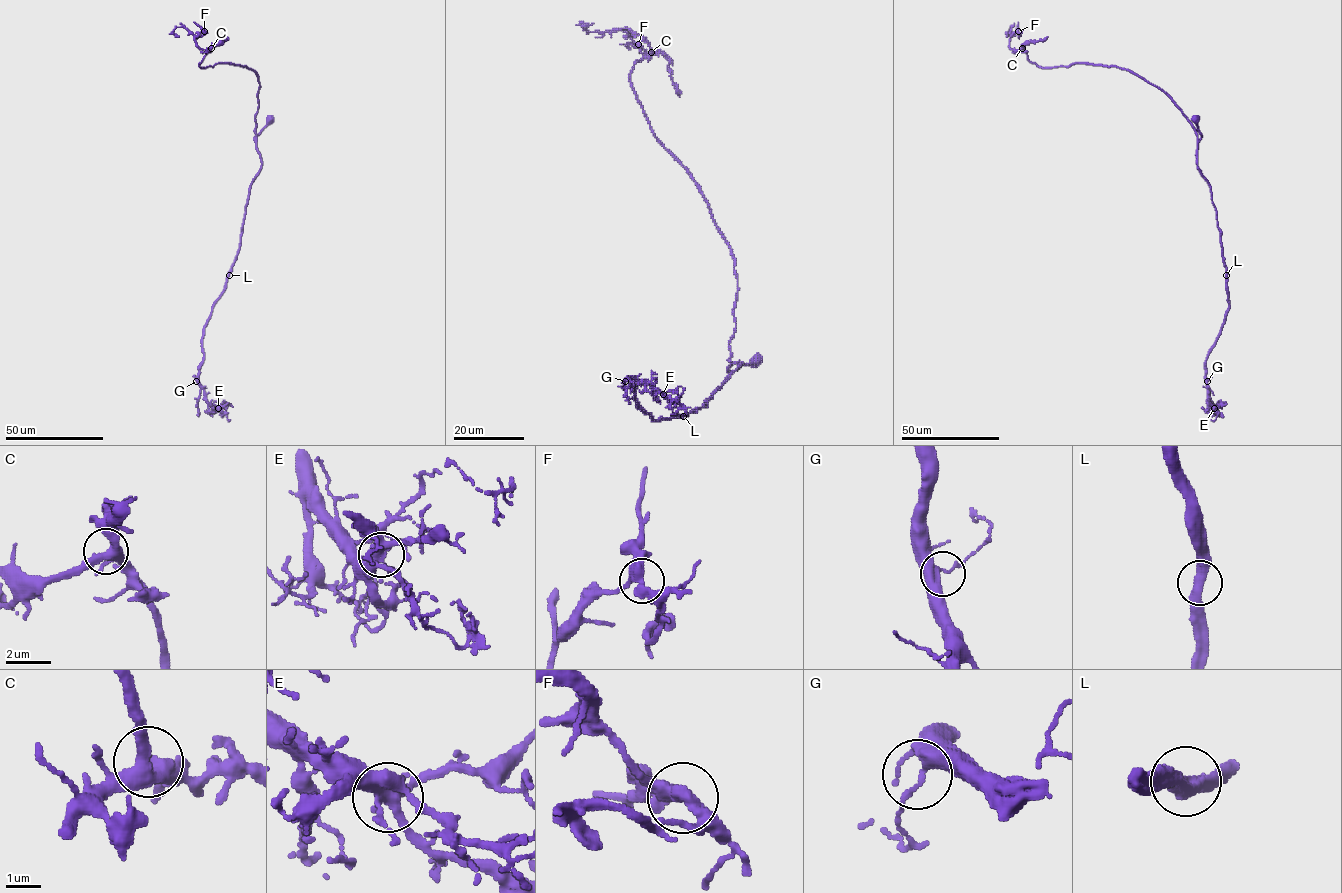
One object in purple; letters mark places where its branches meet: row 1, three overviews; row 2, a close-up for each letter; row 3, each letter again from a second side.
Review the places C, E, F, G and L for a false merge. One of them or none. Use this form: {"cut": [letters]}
{"cut": []}

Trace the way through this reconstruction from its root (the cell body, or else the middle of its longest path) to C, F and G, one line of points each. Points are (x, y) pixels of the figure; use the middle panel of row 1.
C: (735, 363), (729, 361), (737, 294), (731, 248), (700, 187), (653, 133), (630, 80), (632, 66), (651, 52)
F: (735, 363), (734, 258), (700, 187), (655, 136), (636, 95), (630, 73), (650, 48), (621, 30), (638, 44)
G: (735, 363), (741, 364), (701, 408), (656, 421), (635, 400), (638, 381), (625, 381)

